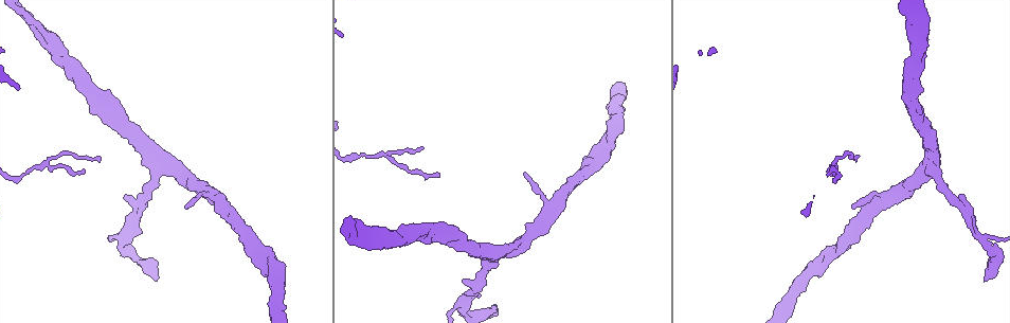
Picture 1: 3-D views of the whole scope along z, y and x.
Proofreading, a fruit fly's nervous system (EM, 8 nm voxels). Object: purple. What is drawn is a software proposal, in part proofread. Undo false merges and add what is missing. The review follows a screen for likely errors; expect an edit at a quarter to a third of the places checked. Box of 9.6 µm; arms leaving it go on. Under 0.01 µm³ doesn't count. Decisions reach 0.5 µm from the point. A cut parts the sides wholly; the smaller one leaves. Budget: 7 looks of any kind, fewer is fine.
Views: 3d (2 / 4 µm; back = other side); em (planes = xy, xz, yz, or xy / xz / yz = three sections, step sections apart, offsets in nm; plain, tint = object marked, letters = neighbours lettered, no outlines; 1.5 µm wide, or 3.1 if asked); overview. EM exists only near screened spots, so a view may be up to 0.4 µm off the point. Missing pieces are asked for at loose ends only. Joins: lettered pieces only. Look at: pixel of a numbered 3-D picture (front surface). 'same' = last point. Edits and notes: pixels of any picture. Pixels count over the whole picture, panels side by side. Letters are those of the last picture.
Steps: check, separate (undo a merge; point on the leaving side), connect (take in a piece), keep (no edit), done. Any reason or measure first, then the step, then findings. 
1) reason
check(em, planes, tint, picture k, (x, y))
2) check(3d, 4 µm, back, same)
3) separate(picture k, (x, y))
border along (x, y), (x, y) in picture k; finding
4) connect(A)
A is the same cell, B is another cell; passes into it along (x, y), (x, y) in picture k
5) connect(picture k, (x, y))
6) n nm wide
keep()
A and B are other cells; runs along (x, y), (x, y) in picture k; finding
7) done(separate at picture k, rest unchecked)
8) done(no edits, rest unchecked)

check(3d, 4 µm, picture 1, (592, 151))

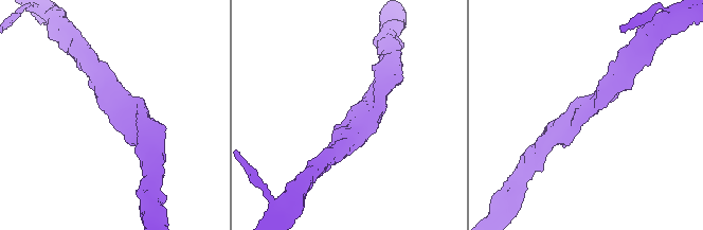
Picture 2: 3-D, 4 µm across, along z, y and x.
now the EM
check(em, xy, step 4, letters, picture 2, (349, 111))

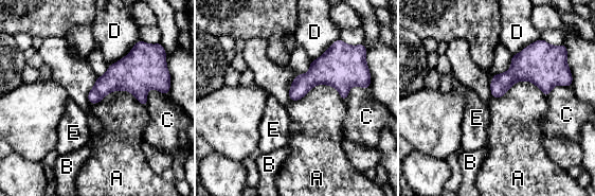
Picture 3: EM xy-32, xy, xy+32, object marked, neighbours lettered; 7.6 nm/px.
check(em, yz, step 4, letters, same)

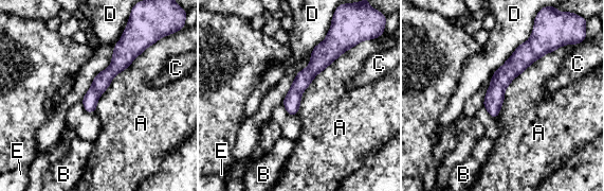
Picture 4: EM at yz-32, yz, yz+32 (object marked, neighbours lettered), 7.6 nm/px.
keep()
A, B, C, D and E are other cells; runs along (535, 42), (500, 80), (494, 115) in picture 4; none of them fits

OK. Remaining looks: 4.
three-way junction
check(3d, 4 µm, picture 1, (168, 168))

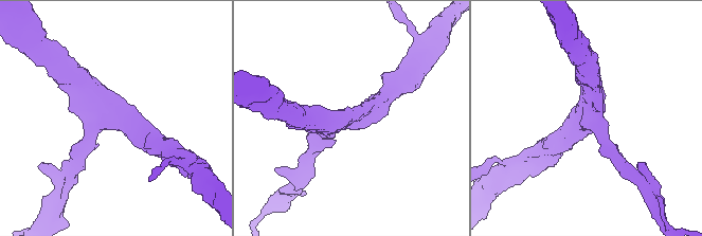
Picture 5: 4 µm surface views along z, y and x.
check(em, yz, step 4, tint, picture 5, (588, 116))

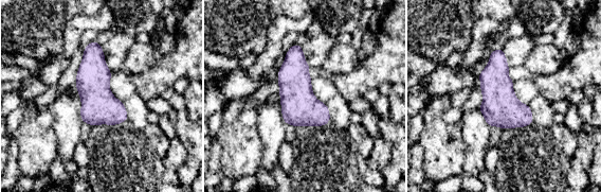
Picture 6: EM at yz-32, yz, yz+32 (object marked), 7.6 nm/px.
another direction
check(em, planes, letters, same)

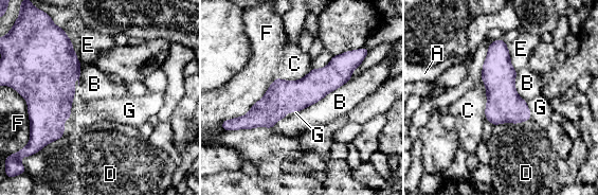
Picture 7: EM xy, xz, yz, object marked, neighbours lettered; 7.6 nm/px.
F touches over 500 nm
keep()
A, B, C, D, E, F and G are other cells; runs along (349, 61), (240, 125) in picture 7; continuous, no second cell

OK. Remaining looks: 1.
done(no edits, rest unchecked)

